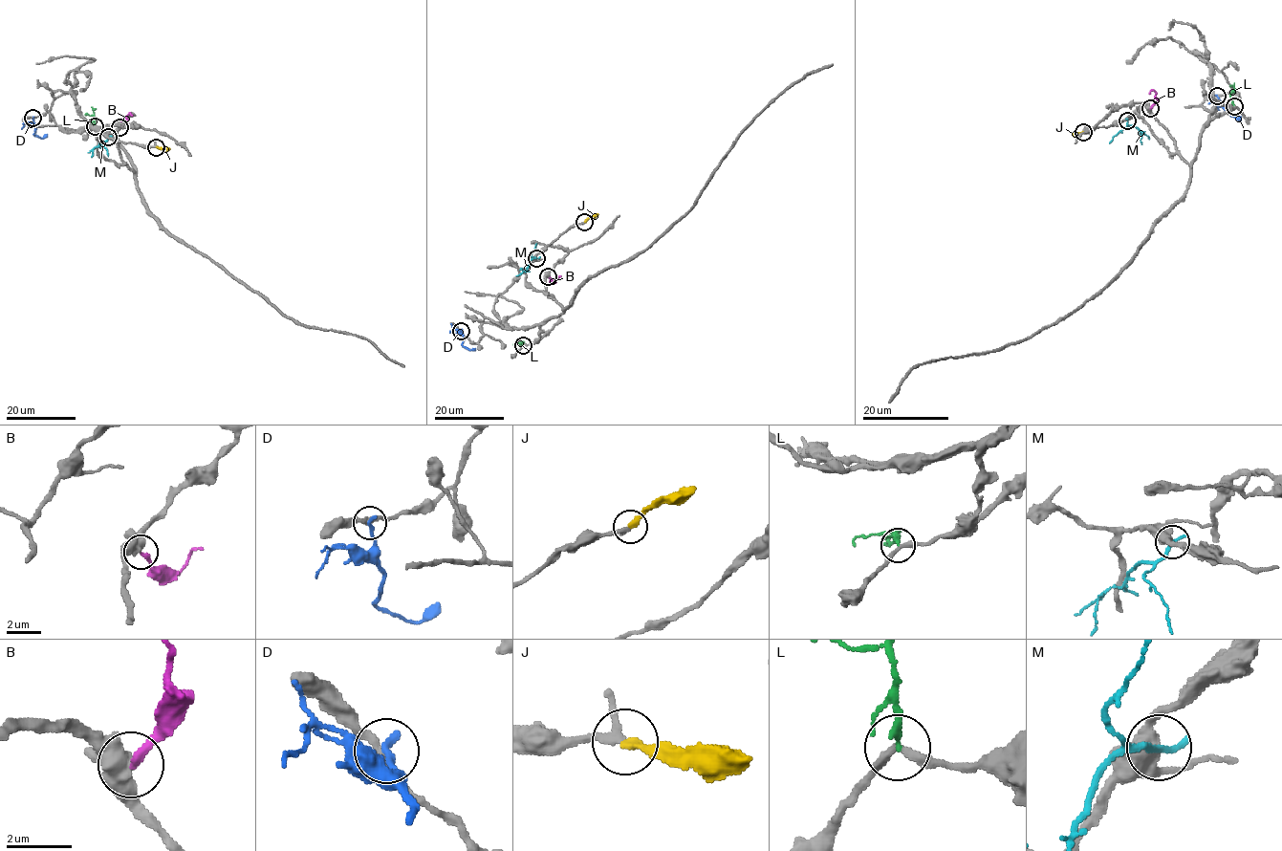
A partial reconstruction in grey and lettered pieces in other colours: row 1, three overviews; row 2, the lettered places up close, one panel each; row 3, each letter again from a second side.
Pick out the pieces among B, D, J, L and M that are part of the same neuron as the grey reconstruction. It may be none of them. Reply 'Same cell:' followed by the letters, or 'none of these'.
Same cell: J

